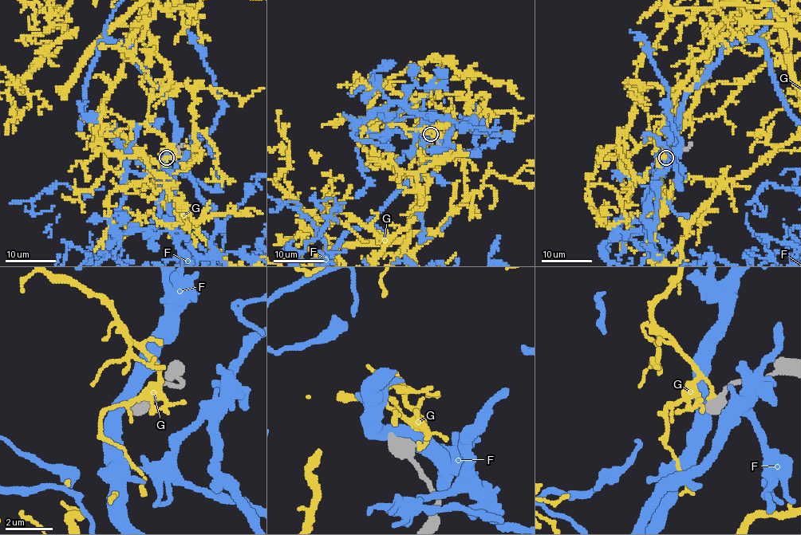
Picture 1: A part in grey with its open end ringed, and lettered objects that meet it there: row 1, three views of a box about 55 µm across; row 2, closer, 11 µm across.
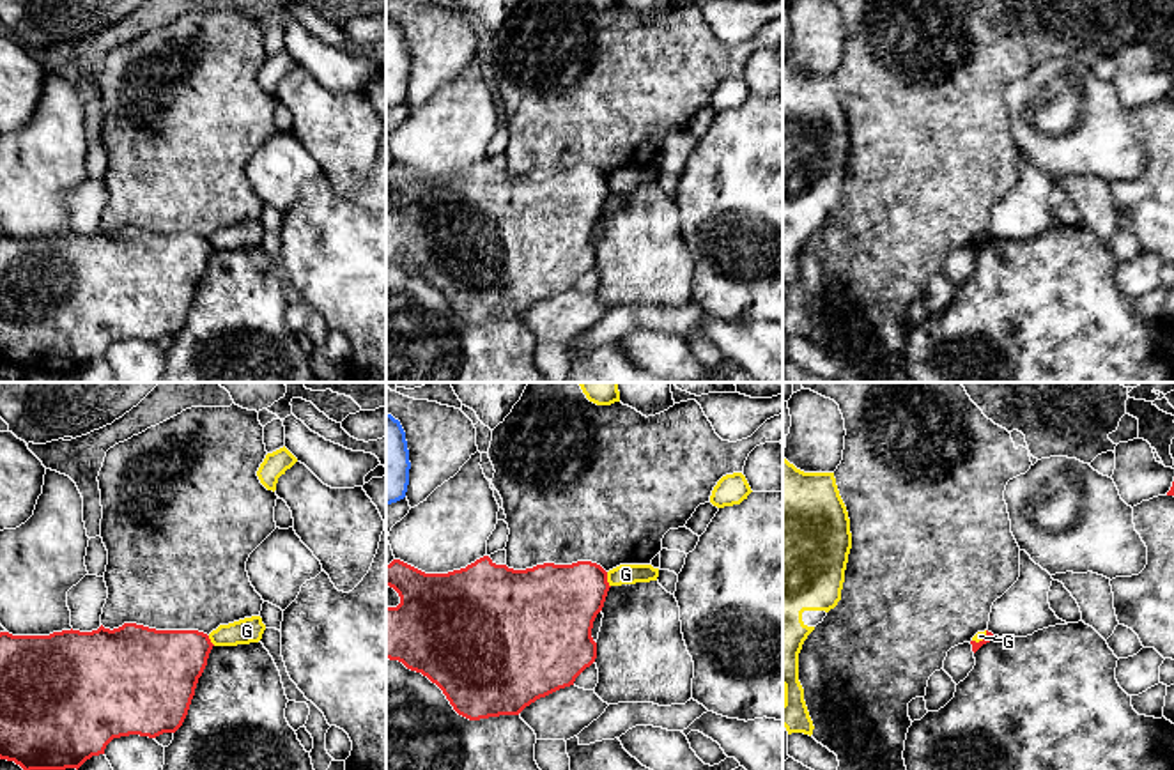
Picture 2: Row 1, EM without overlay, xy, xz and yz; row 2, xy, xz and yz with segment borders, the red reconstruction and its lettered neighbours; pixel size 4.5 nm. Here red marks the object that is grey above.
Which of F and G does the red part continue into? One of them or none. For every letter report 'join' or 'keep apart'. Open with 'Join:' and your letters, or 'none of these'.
Join: none of these
F: keep apart
G: keep apart

